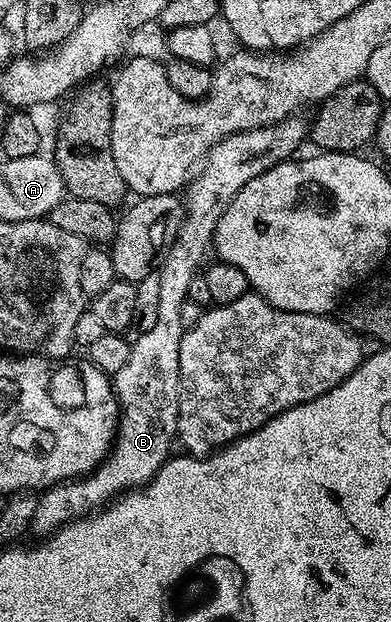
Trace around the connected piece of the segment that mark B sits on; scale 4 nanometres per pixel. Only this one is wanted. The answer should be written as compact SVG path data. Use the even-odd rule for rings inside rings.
M292 115L275 125L265 125L261 129L246 129L229 135L217 142L203 158L197 172L185 186L187 197L185 196L183 207L183 222L179 225L177 235L167 246L164 259L157 270L161 283L153 327L149 331L138 334L131 341L129 359L125 363L125 367L121 367L121 371L117 371L113 375L115 397L119 400L119 427L115 435L115 444L111 446L111 452L107 454L106 459L92 473L87 473L83 477L72 477L70 481L62 481L61 484L53 485L50 489L42 490L38 494L36 511L33 513L30 526L34 532L39 532L39 535L50 535L67 522L102 509L120 493L146 485L152 475L172 456L171 441L173 445L177 437L175 428L179 418L179 356L181 355L181 339L185 332L181 325L181 307L188 300L189 283L193 280L193 275L204 268L203 256L212 248L221 215L227 210L229 203L237 195L237 191L241 191L241 187L245 187L245 183L249 183L249 179L257 179L257 175L261 175L272 165L278 165L279 162L288 160L294 154L291 152L302 141L306 142L308 137L308 122L306 120L303 122L299 115Z

